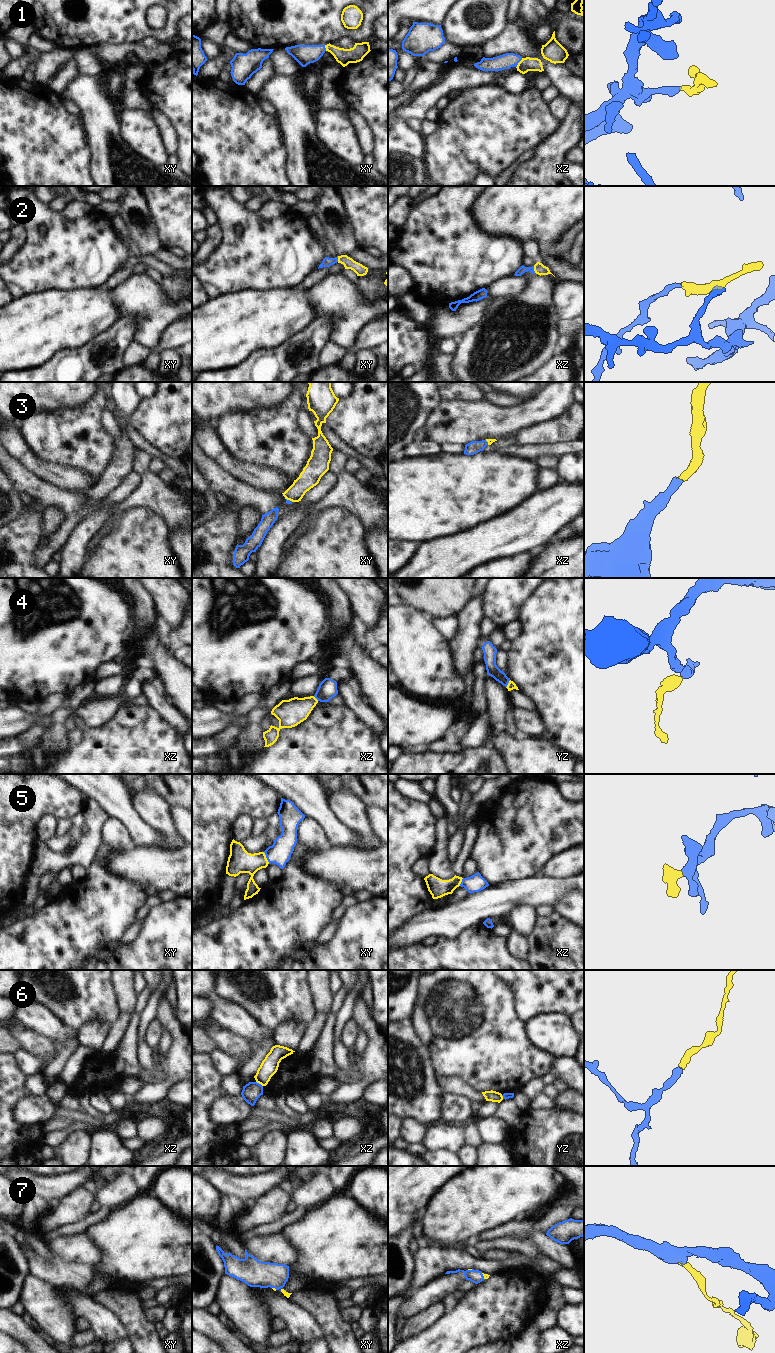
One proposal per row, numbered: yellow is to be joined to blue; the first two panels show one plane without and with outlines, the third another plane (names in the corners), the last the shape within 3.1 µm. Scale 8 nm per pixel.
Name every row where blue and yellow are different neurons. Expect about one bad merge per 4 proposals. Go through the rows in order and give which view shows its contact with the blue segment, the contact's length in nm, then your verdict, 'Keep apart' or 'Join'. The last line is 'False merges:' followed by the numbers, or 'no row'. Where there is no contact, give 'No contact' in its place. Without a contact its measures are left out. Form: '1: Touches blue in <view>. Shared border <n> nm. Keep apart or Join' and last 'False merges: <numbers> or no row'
1: Touches blue in xz. Shared border 90 nm. Join
2: Touches blue in xz. Shared border 60 nm. Join
3: Touches blue in xy. Shared border 60 nm. Join
4: Touches blue in yz. Shared border 70 nm. Join
5: Touches blue in xy. Shared border 110 nm. Join
6: Touches blue in xz. Shared border 70 nm. Keep apart
7: Touches blue in xz. Shared border 60 nm. Join
False merges: 6.

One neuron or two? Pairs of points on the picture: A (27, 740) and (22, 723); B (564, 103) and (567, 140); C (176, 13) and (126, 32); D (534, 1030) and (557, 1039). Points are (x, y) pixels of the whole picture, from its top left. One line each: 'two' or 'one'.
A: two
B: two
C: one
D: one

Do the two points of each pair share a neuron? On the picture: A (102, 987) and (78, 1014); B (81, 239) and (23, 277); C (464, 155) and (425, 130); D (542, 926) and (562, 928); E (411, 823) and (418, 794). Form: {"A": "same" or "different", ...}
{"A": "same", "B": "same", "C": "different", "D": "same", "E": "different"}

